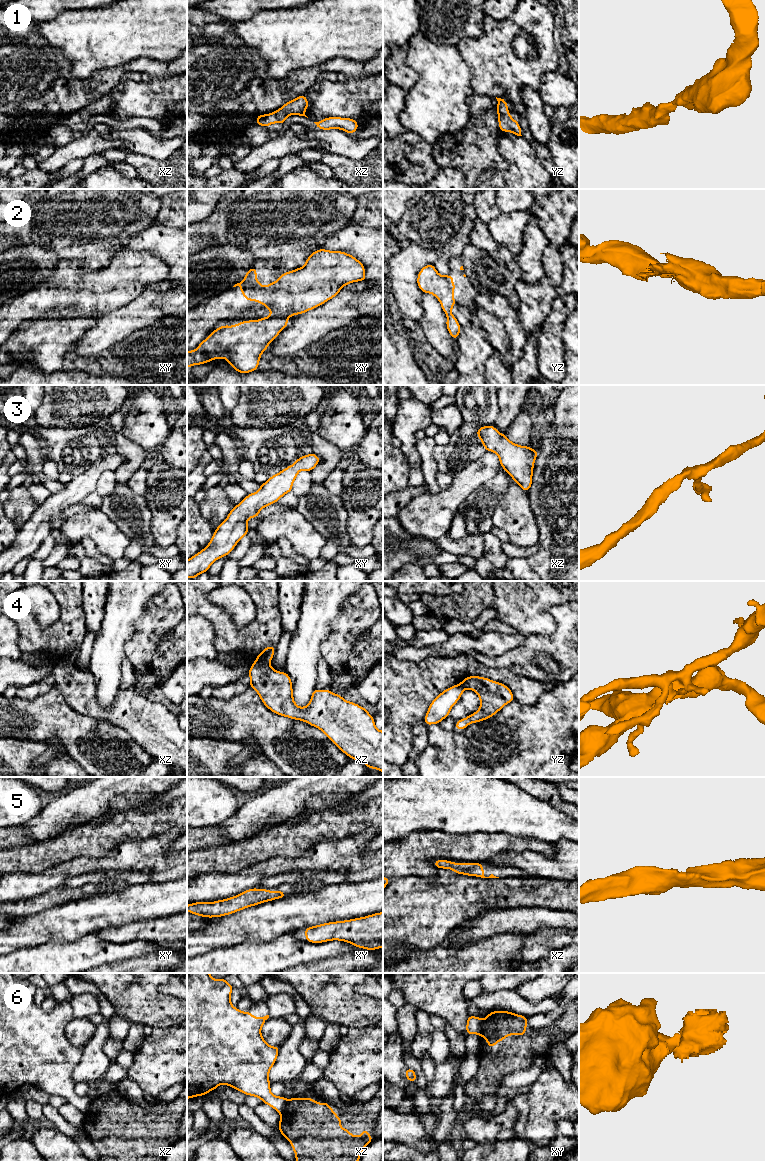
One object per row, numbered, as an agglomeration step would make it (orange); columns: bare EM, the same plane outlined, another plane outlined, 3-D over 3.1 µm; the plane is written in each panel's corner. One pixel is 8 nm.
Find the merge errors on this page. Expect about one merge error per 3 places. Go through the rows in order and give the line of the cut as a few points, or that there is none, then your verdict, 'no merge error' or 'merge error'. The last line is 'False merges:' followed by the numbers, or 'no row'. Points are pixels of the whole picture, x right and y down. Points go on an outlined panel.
1: no cut | no merge error
2: xy (292, 313), (269, 317) | merge error
3: no cut | no merge error
4: xz (256, 659), (269, 662) | merge error
5: no cut | no merge error
6: xz (287, 1100), (287, 1103), (280, 1112) | merge error
False merges: 2, 4, 6

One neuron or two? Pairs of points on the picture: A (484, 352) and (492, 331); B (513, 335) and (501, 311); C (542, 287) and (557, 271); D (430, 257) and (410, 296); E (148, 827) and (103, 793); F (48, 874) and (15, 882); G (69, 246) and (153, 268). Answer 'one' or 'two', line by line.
A: two
B: one
C: two
D: one
E: two
F: one
G: two

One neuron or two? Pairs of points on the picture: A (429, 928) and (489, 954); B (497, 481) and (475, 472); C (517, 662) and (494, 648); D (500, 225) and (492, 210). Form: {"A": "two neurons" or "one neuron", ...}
{"A": "two neurons", "B": "two neurons", "C": "two neurons", "D": "two neurons"}

